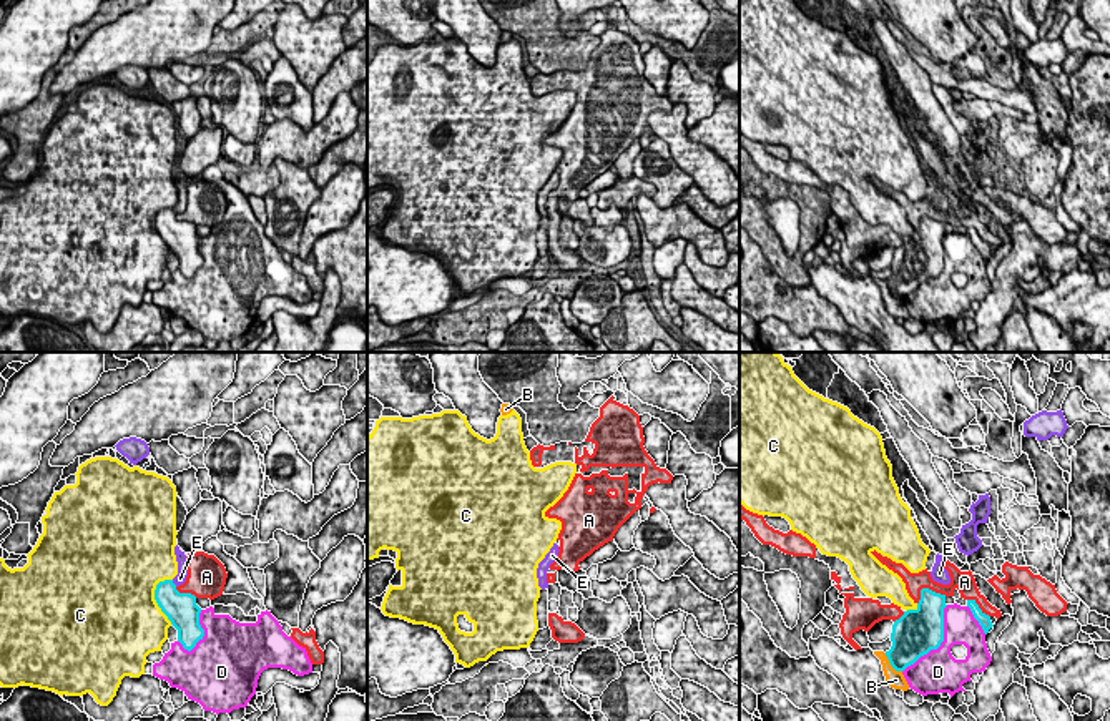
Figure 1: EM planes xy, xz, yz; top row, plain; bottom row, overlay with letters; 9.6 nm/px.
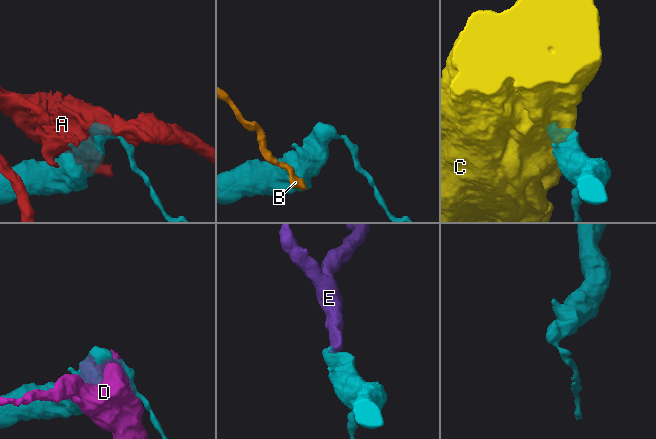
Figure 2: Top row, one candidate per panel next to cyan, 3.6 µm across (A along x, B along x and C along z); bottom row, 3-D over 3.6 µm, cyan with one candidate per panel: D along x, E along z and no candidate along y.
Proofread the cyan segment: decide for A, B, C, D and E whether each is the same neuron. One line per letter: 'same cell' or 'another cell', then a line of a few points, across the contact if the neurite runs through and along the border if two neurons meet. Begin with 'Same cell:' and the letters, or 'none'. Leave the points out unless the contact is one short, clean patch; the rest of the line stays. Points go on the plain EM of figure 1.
Same cell: E
A: another cell
B: another cell | yz (884, 281), (888, 289), (901, 299)
C: another cell
D: another cell
E: same cell | xy (180, 236), (171, 228), (173, 211), (180, 206)

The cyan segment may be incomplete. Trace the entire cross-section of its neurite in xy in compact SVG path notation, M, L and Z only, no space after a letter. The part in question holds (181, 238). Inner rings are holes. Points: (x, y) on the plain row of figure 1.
M174 174L178 189L178 203L173 208L165 208L156 213L155 228L161 239L168 244L171 253L178 258L178 269L184 277L191 279L204 264L199 253L201 236L196 233L196 224L191 221L179 221L176 216L186 209L186 183Z

